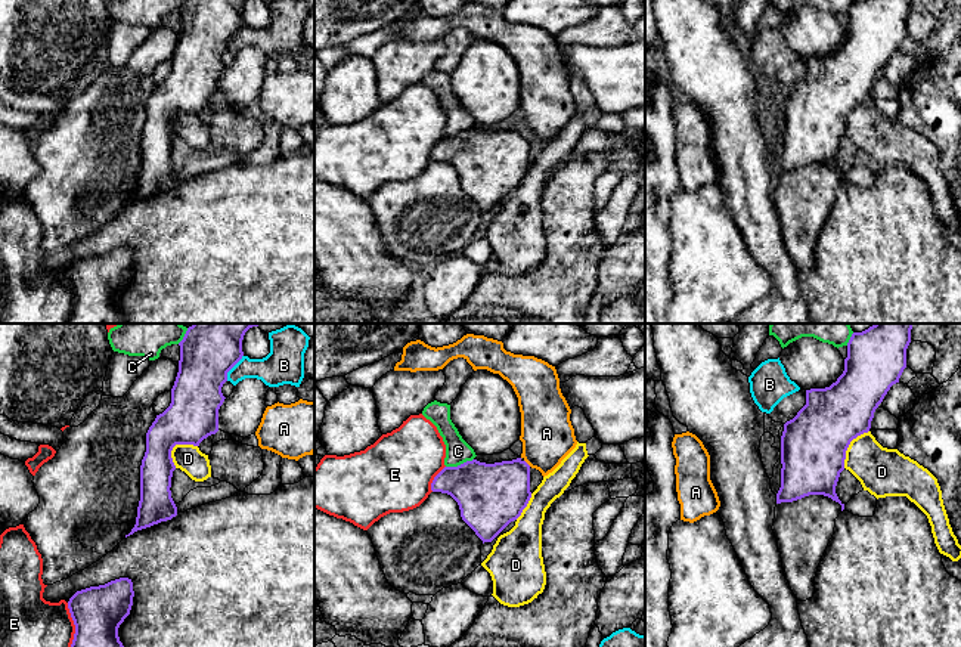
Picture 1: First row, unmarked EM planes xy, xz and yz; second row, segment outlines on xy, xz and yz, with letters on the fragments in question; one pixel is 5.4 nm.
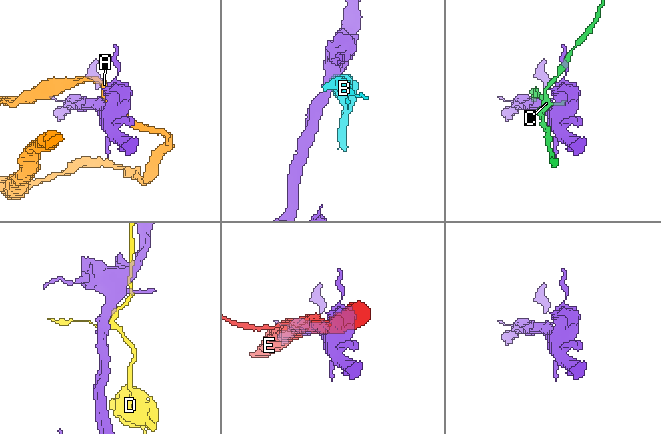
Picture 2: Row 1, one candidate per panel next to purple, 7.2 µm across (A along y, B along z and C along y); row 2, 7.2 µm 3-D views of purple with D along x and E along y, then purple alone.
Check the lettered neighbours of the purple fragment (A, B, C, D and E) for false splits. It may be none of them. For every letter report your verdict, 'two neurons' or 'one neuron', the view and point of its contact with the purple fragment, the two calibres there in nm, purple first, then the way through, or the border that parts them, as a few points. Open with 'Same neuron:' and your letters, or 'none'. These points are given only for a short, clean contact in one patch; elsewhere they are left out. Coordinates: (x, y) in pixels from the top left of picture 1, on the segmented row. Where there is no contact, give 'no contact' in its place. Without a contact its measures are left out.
Same neuron: none
A: two neurons | xz (526, 463) | 340/280 nm | along xz (524, 460), (530, 466)
B: two neurons | xy (232, 367) | 320/190 nm
C: two neurons | xz (461, 464) | 360/140 nm
D: two neurons | xy (174, 445) | 280/150 nm | along xy (197, 445), (176, 445), (171, 451), (174, 467)
E: two neurons | xy (74, 624) | 280/280 nm

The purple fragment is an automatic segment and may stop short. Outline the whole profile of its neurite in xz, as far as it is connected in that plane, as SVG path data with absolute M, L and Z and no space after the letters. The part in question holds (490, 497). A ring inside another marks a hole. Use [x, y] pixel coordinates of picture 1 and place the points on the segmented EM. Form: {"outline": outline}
{"outline": "M521 458L495 464L466 461L444 467L431 490L450 495L483 544L492 542L528 504L530 465Z"}

